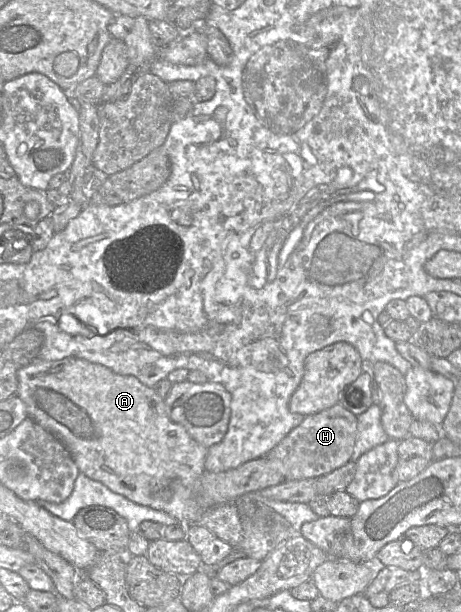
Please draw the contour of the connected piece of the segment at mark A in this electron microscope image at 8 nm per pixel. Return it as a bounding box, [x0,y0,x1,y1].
[17,357,208,526]

